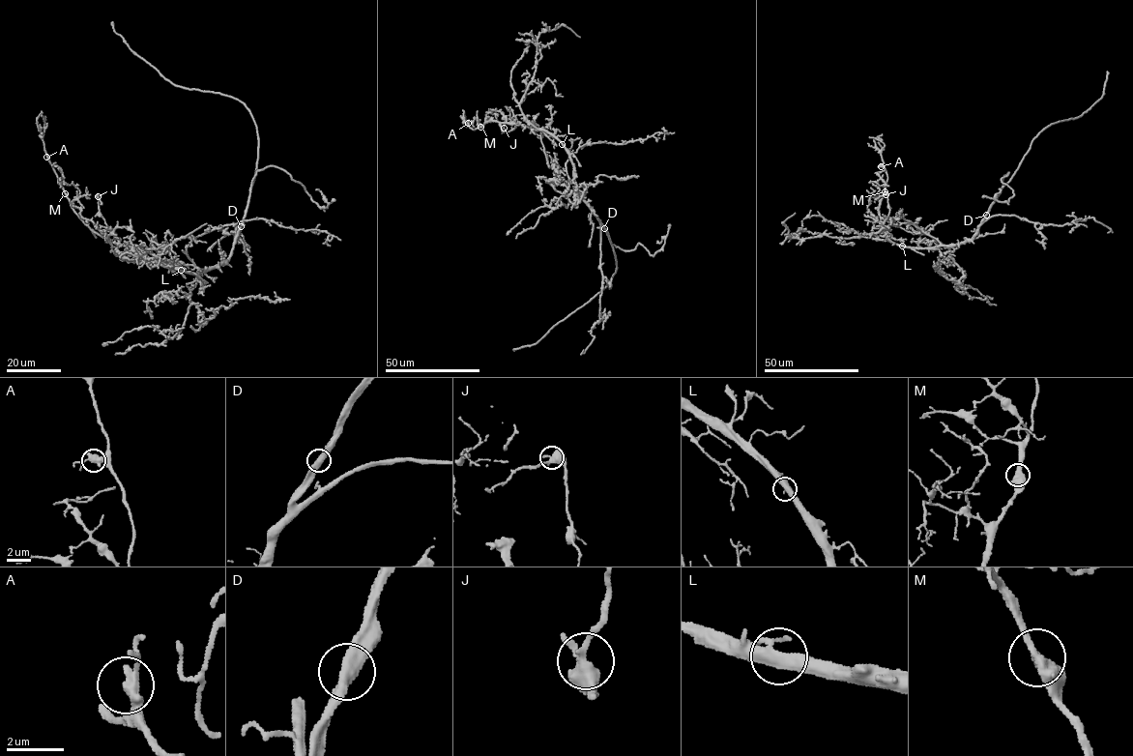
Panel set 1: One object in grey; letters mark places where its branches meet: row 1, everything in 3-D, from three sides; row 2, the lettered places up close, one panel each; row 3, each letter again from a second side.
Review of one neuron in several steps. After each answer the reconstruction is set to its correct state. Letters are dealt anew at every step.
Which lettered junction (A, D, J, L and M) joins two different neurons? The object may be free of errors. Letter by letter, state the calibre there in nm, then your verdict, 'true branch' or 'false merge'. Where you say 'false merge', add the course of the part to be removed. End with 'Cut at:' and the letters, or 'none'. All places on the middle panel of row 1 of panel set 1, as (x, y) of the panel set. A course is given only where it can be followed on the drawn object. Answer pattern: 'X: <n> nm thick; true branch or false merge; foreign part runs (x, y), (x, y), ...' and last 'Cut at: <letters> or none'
A: 440 nm thick; true branch
D: 460 nm thick; true branch
J: 500 nm thick; true branch
L: 480 nm thick; true branch
M: 480 nm thick; true branch
Cut at: none

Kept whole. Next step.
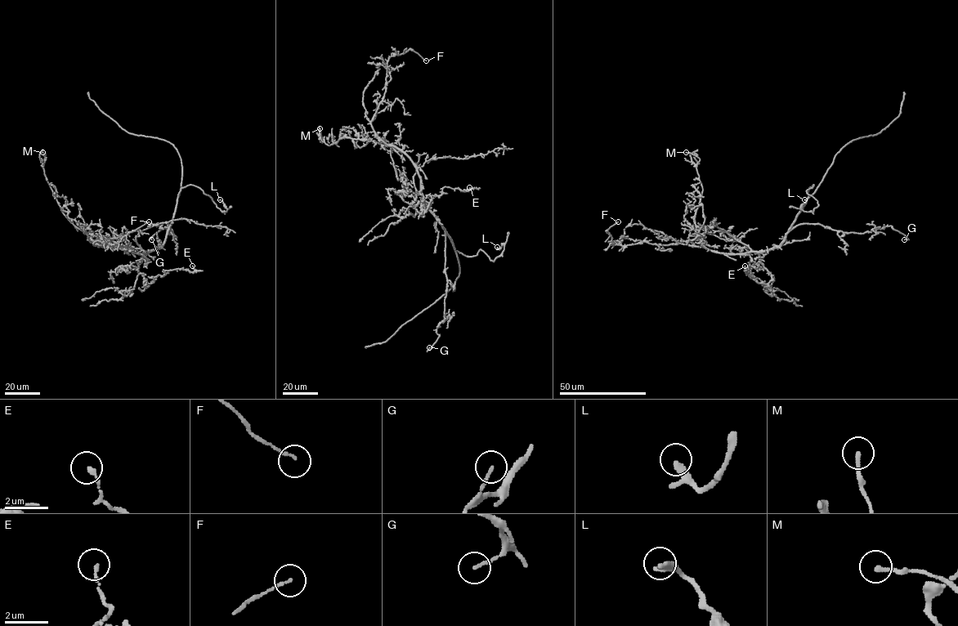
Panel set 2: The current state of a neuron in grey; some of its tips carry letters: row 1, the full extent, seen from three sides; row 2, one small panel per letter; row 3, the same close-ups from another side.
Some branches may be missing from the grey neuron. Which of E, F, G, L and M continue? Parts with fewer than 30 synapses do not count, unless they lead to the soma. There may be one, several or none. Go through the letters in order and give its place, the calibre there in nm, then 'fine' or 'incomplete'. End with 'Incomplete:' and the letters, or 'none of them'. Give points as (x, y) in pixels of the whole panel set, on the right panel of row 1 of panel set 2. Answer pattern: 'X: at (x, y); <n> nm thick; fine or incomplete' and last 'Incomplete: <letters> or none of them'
E: at (745, 266); 170 nm thick; fine
F: at (618, 221); 110 nm thick; fine
G: at (904, 239); 130 nm thick; fine
L: at (804, 199); 240 nm thick; fine
M: at (686, 152); 200 nm thick; fine
Incomplete: none of them

